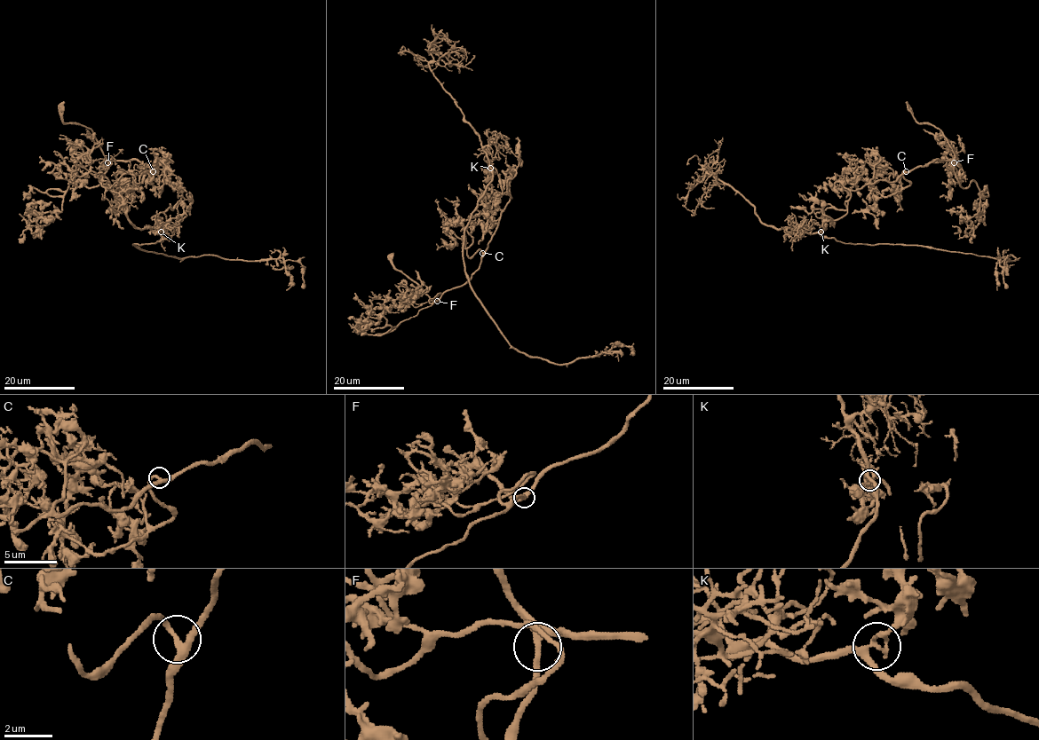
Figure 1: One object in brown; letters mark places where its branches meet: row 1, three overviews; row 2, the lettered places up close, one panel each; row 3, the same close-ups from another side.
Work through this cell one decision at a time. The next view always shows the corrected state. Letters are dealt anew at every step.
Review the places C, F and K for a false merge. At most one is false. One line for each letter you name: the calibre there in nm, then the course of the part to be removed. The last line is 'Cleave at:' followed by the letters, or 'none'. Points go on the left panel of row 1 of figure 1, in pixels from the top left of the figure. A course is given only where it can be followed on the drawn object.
K: Thickness 240 nm. Course of the part to remove: (161, 232), (155, 243), (133, 244), (184, 258), (290, 259), (303, 266), (302, 288)
Cleave at: K

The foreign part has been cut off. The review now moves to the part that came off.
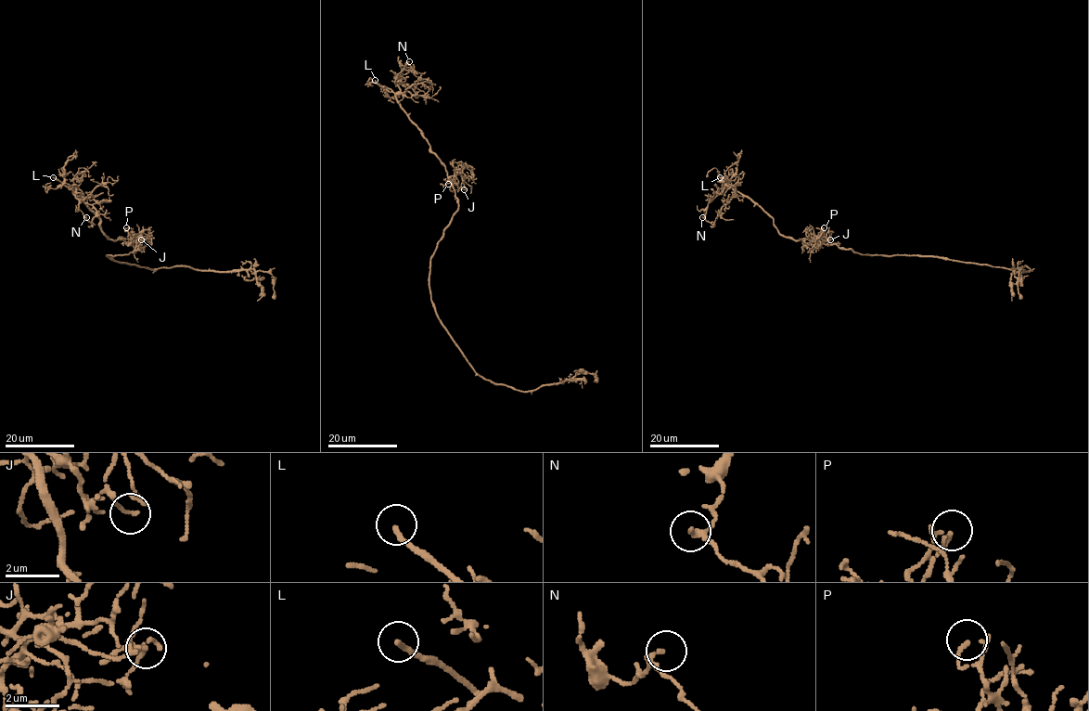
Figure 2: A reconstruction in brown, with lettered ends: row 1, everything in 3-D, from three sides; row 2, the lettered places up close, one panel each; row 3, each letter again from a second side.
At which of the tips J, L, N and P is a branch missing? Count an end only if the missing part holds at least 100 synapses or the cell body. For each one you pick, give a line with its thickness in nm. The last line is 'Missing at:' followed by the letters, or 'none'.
L: 200 nm
Missing at: L

